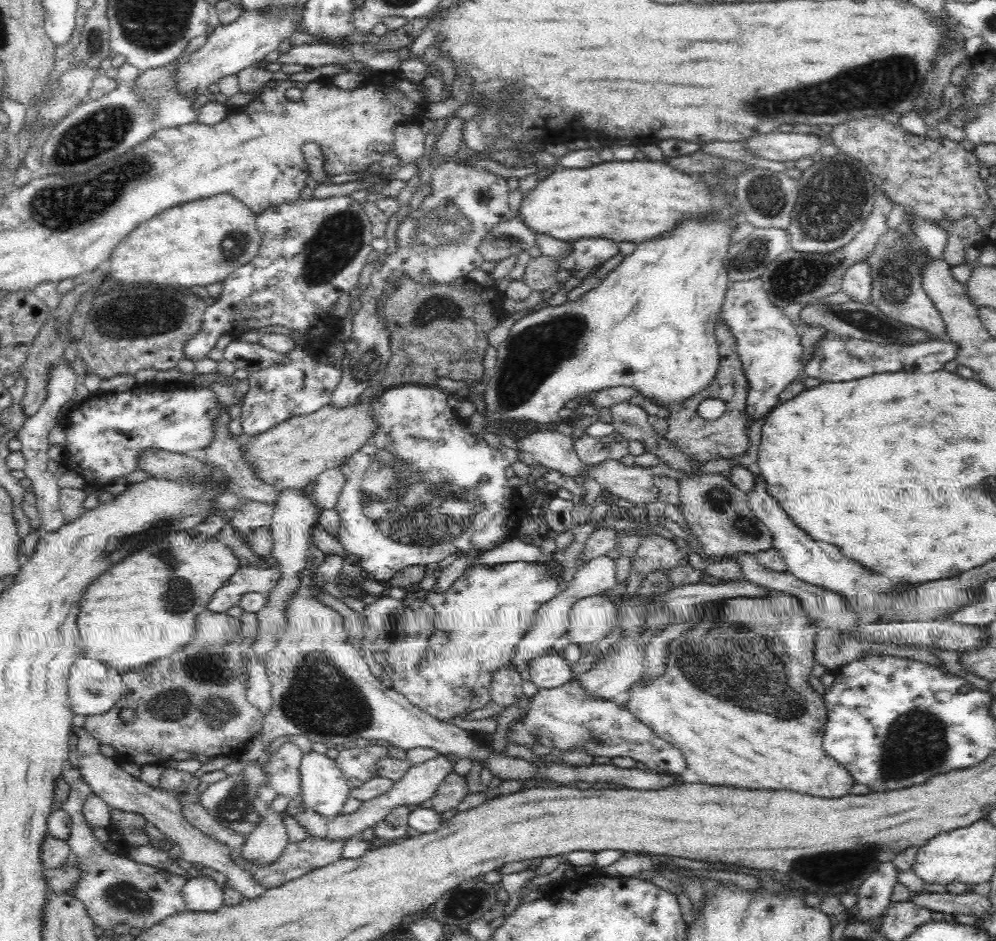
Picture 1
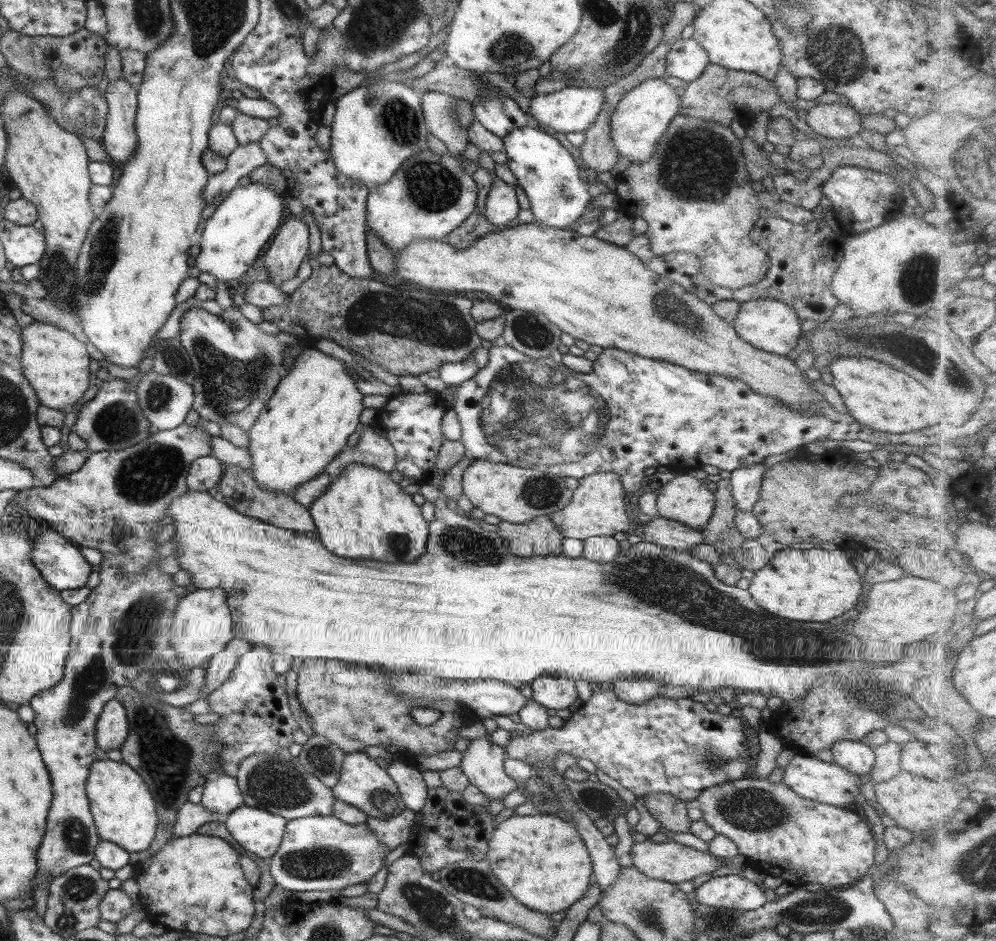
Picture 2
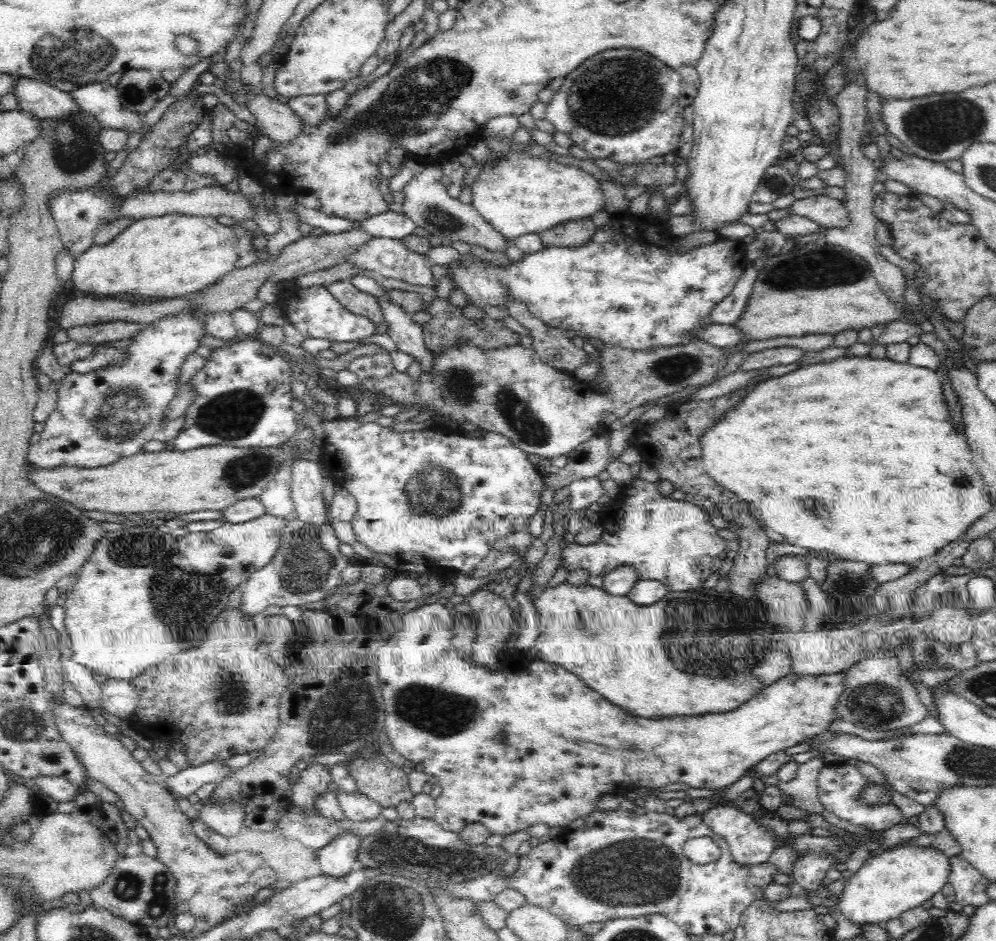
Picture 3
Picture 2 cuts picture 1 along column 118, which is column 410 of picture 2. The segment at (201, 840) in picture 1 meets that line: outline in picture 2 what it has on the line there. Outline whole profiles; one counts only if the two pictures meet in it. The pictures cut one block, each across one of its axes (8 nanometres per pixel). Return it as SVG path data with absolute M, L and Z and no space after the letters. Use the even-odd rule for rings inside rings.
M397 760L389 763L385 772L396 784L405 809L412 810L414 813L419 812L423 808L428 791L423 779L421 779L421 772L413 765Z

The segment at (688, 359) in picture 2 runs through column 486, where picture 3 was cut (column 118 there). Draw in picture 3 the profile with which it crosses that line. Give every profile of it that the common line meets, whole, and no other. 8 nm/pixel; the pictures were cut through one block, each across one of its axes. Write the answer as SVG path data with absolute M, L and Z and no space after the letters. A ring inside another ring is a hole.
M170 214L168 216L144 218L134 221L126 230L123 230L118 236L115 236L114 240L108 242L108 244L94 244L88 248L86 252L82 252L80 256L74 259L74 269L71 277L72 286L74 290L76 289L90 295L103 294L104 297L111 298L112 296L116 296L116 294L140 294L140 296L144 296L146 300L148 300L148 298L154 298L154 300L180 298L206 289L218 282L228 272L231 272L234 269L234 262L236 262L236 258L238 258L236 251L234 251L236 250L236 235L232 233L232 229L230 229L229 226L219 224L215 219L216 218L210 216L180 216L178 214Z

